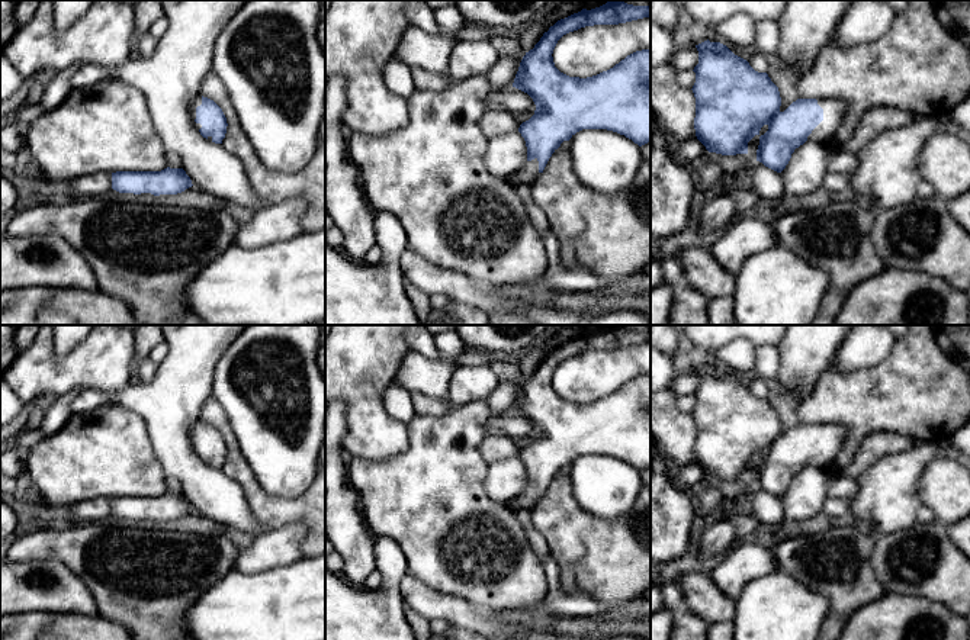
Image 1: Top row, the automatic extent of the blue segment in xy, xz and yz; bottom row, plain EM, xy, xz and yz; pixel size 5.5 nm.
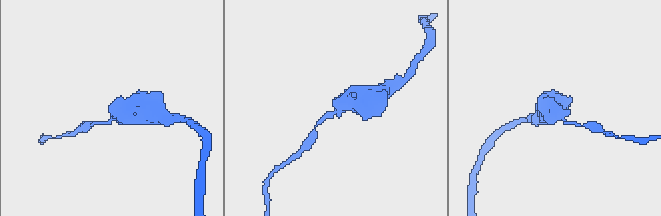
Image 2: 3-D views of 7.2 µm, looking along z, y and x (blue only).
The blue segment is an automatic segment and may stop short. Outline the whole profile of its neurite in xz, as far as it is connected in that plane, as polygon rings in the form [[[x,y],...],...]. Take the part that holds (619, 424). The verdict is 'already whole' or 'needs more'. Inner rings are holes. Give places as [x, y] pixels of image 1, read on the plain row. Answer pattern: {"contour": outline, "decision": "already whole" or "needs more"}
{"contour": [[[608,325],[606,329],[582,334],[558,345],[533,374],[523,382],[513,412],[527,418],[534,430],[534,440],[523,447],[518,457],[526,466],[527,488],[507,504],[508,508],[533,509],[543,498],[552,479],[563,466],[569,466],[582,454],[607,454],[624,460],[639,472],[651,467],[651,374],[636,376],[597,401],[579,403],[561,398],[553,387],[553,374],[558,366],[574,356],[594,350],[619,350],[651,341],[651,331],[633,331],[621,325]]], "decision": "needs more"}

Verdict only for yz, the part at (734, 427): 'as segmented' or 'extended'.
extended

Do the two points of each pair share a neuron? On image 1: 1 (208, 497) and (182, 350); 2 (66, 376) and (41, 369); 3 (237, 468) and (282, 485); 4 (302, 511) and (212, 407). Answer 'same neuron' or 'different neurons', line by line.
1: same neuron
2: same neuron
3: different neurons
4: same neuron

